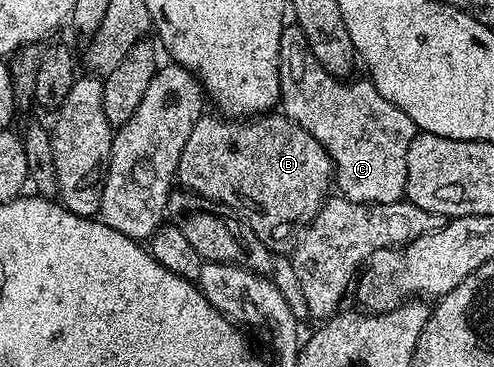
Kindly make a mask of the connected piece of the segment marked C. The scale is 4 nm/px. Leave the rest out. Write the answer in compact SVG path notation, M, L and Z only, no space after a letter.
M285 25L280 37L279 100L284 117L306 128L326 148L334 167L335 189L343 197L352 202L399 202L405 197L406 156L418 133L416 125L402 108L383 98L371 80L352 81L343 82L326 72L310 52L300 27Z

